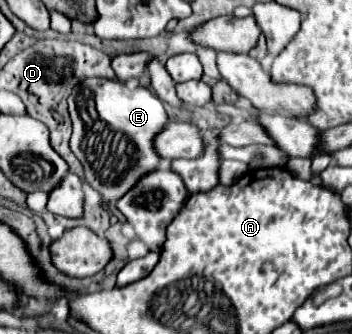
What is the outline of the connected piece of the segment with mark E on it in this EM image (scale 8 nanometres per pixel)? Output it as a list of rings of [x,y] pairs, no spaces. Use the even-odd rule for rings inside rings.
[[[91,77],[83,79],[73,93],[69,95],[69,115],[73,121],[73,135],[71,135],[71,149],[75,157],[81,161],[85,167],[85,183],[91,185],[99,195],[103,203],[117,203],[145,173],[151,173],[159,167],[161,157],[157,157],[157,151],[153,149],[153,137],[161,133],[167,125],[167,113],[163,107],[163,101],[155,95],[149,87],[135,84],[135,80],[117,81],[117,79],[101,79],[101,77]]]

